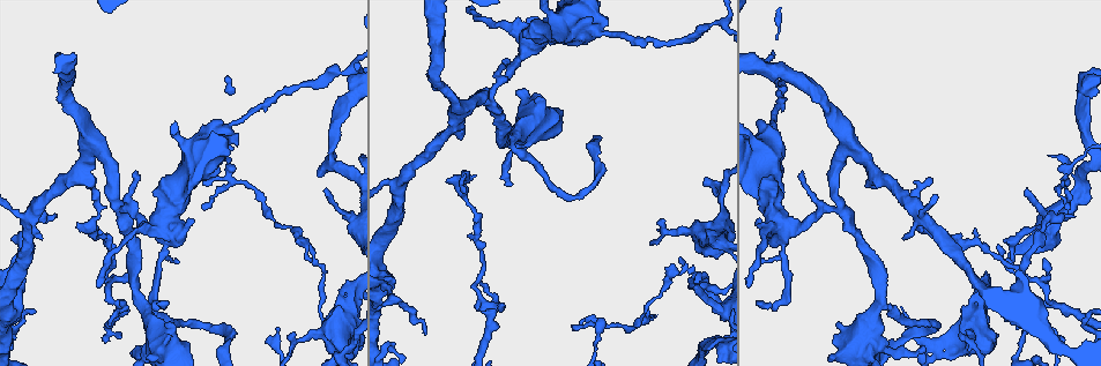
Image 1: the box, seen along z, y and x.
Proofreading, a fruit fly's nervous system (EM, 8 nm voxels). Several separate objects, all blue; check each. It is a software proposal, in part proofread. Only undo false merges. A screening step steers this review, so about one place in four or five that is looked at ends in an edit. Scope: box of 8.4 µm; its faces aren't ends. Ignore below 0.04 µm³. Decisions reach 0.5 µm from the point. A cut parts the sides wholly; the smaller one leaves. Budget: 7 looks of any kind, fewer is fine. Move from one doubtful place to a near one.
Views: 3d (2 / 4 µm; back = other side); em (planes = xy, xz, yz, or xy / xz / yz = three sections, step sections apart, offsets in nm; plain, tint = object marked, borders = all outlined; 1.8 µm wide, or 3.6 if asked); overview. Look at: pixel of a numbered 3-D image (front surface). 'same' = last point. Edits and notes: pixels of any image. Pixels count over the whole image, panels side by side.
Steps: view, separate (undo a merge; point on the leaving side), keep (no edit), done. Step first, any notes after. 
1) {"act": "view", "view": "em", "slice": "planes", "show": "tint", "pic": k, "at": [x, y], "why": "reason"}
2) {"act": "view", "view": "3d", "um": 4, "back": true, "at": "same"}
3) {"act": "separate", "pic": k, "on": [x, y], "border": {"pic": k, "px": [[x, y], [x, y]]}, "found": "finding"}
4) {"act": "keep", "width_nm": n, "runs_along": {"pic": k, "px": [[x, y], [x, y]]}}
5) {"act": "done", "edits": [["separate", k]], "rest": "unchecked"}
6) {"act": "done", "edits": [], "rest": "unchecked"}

{"act": "view", "view": "3d", "um": 2, "pic": 1, "at": [603, 323], "why": "abrupt turn"}

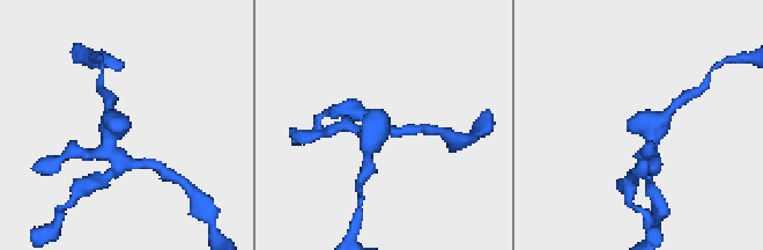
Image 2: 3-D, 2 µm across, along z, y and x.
{"act": "view", "view": "em", "slice": "xy", "step": 16, "show": "tint", "pic": 2, "at": [643, 164]}

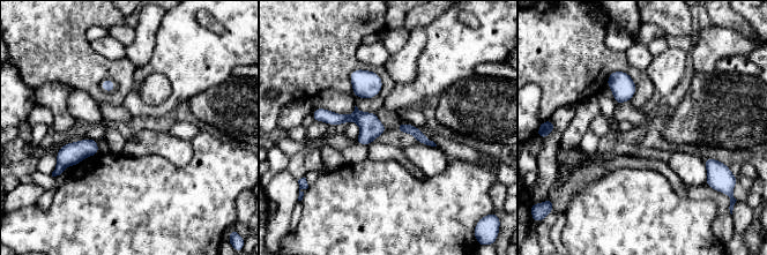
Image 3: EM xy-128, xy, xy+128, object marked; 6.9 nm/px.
{"act": "keep", "width_nm": 160, "runs_along": {"pic": 3, "px": [[320, 117], [360, 118], [381, 129]]}, "found": "all the same cell"}

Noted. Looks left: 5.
{"act": "view", "view": "3d", "um": 4, "pic": 1, "at": [466, 203], "why": "a narrow waist"}

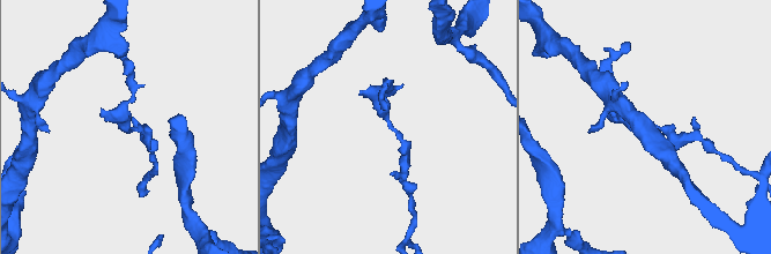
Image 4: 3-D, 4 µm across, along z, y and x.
{"act": "view", "view": "em", "slice": "planes", "show": "plain", "pic": 4, "at": [129, 130]}

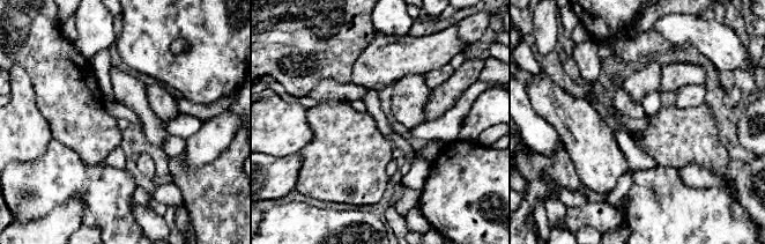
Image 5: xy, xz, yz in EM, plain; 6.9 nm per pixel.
{"act": "view", "view": "em", "slice": "planes", "show": "tint", "at": "same", "why": "where the object lies"}

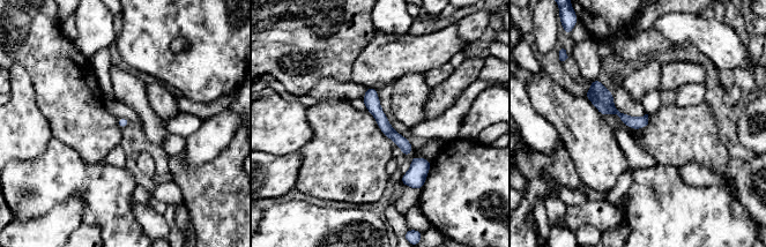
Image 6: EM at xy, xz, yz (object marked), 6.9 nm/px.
{"act": "keep", "runs_along": {"pic": 6, "px": [[369, 90], [406, 152]]}, "found": "all the same cell"}

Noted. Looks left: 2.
{"act": "view", "view": "3d", "um": 2, "pic": 1, "at": [490, 101], "why": "branch point"}

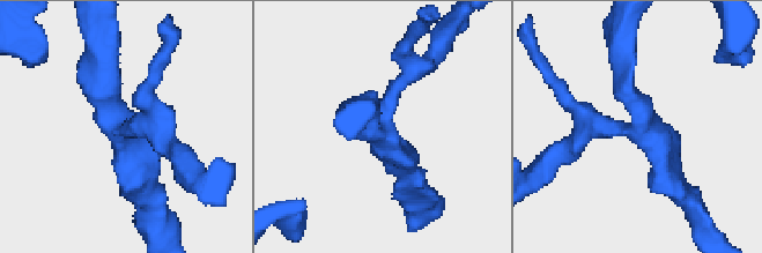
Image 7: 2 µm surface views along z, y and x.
{"act": "view", "view": "em", "slice": "planes", "show": "tint", "pic": 7, "at": [116, 125]}

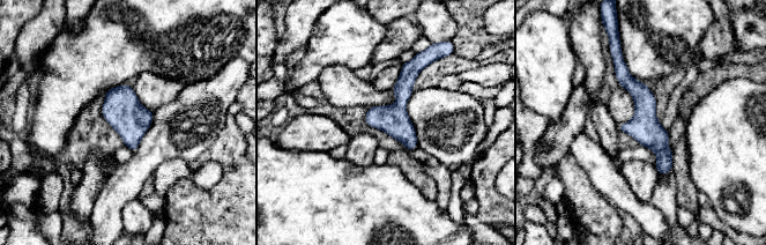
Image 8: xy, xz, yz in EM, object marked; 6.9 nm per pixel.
{"act": "keep", "runs_along": {"pic": 8, "px": [[618, 57], [645, 101], [663, 171]]}, "found": "all the same cell"}

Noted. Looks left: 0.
{"act": "done", "edits": [], "rest": "unchecked"}

